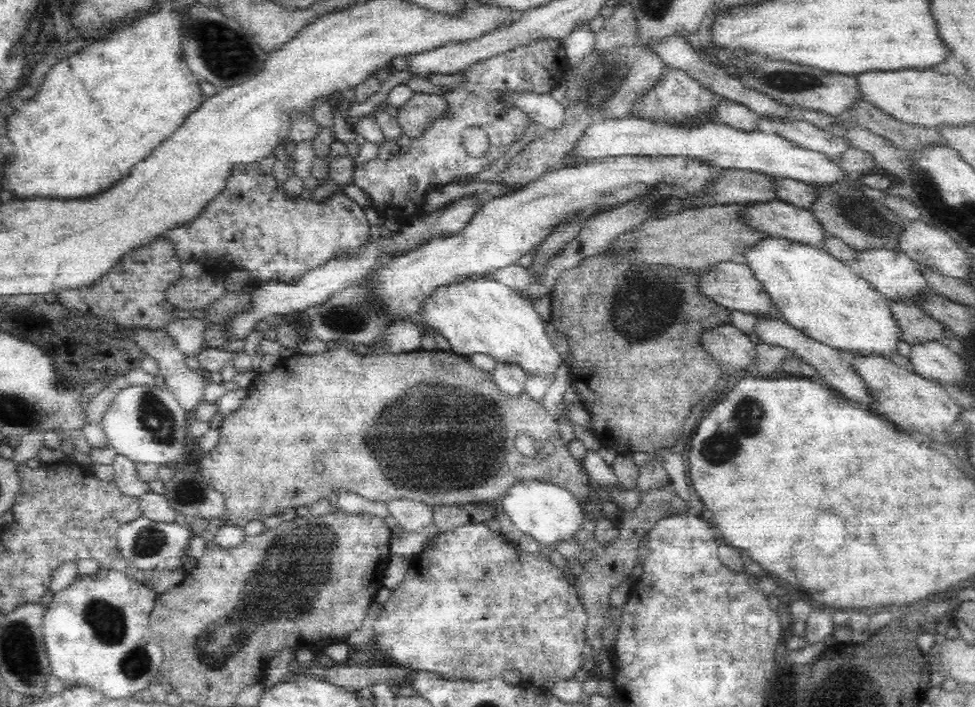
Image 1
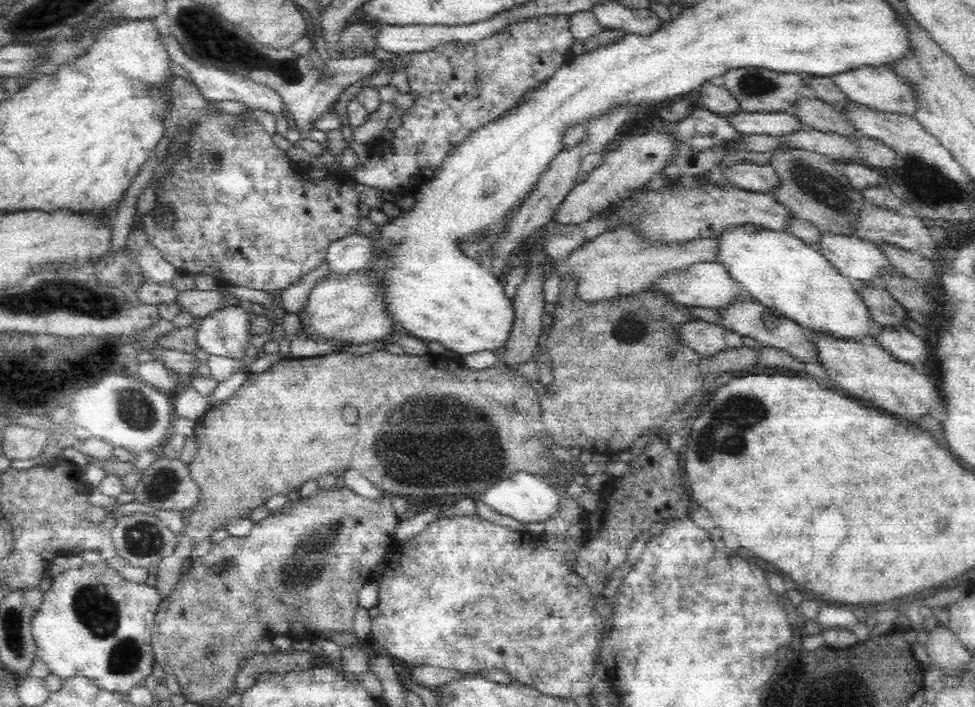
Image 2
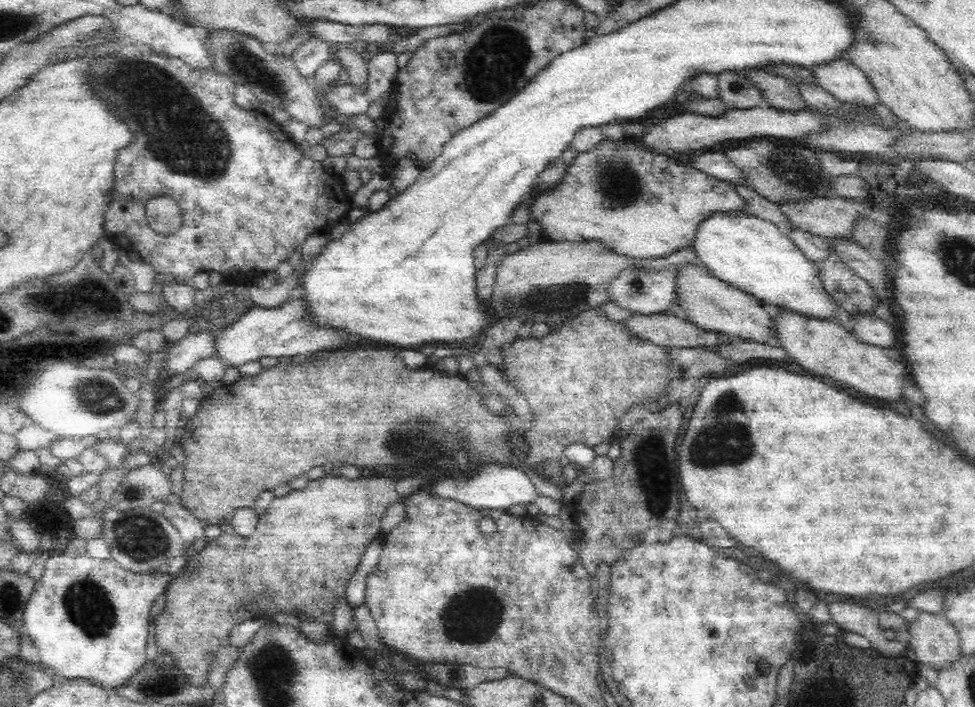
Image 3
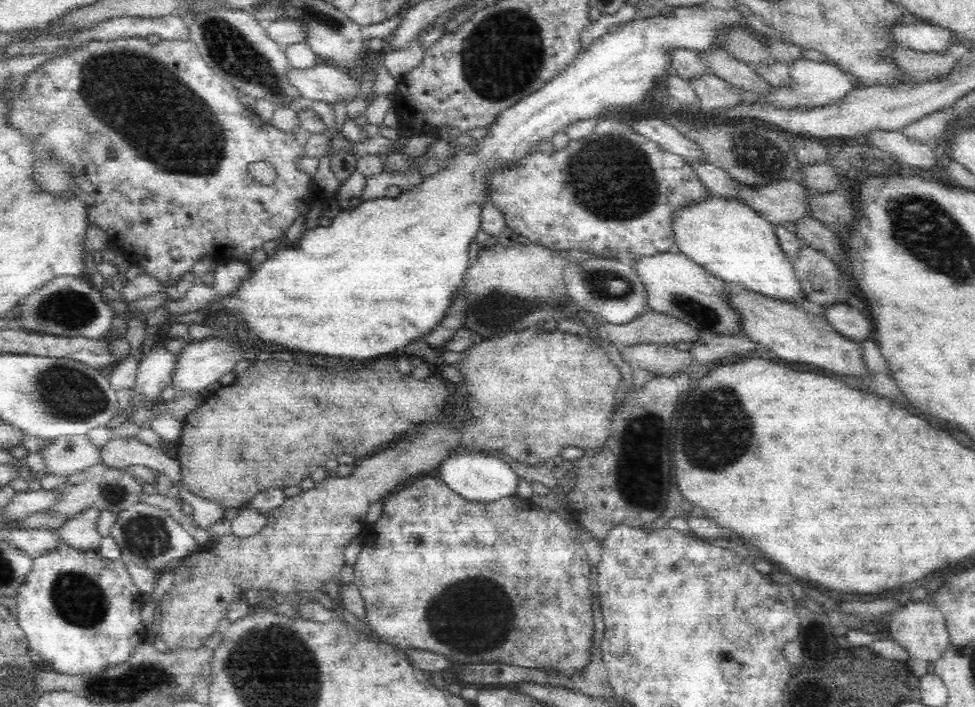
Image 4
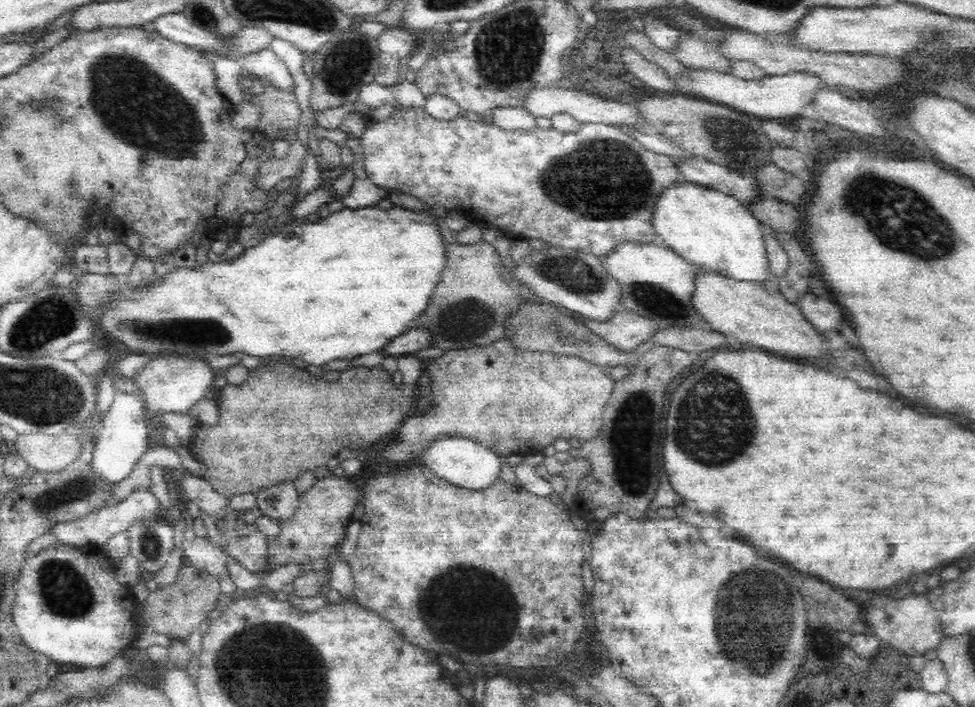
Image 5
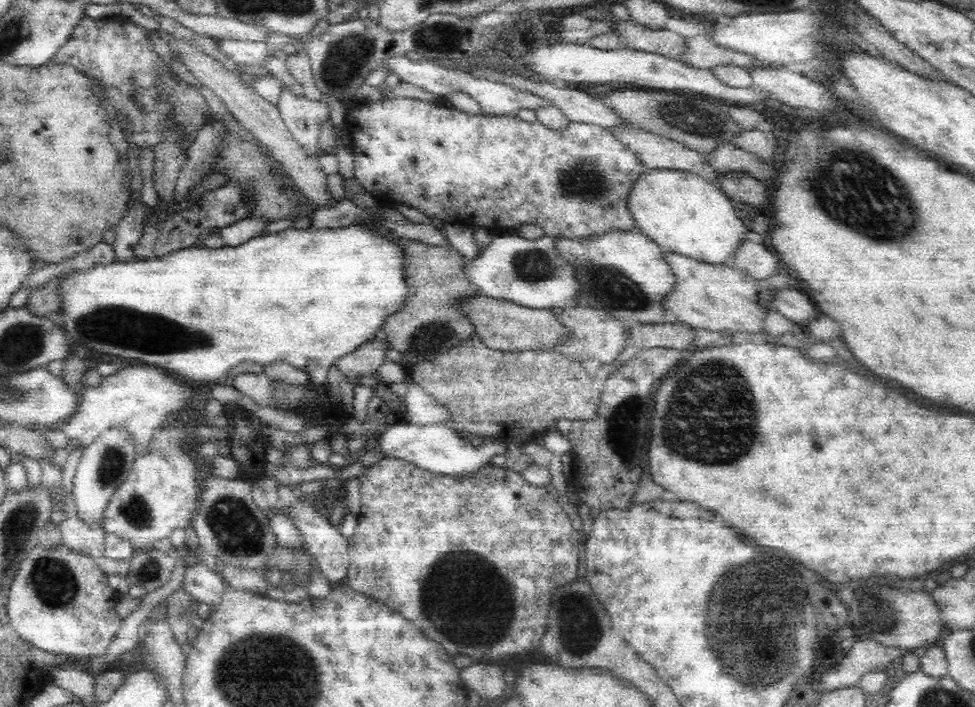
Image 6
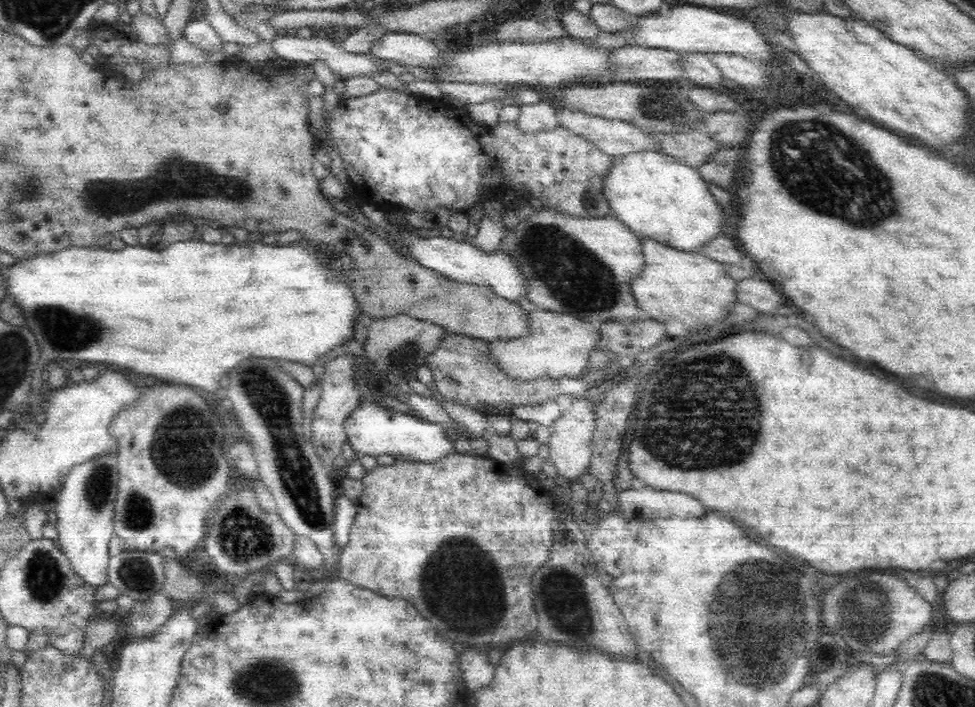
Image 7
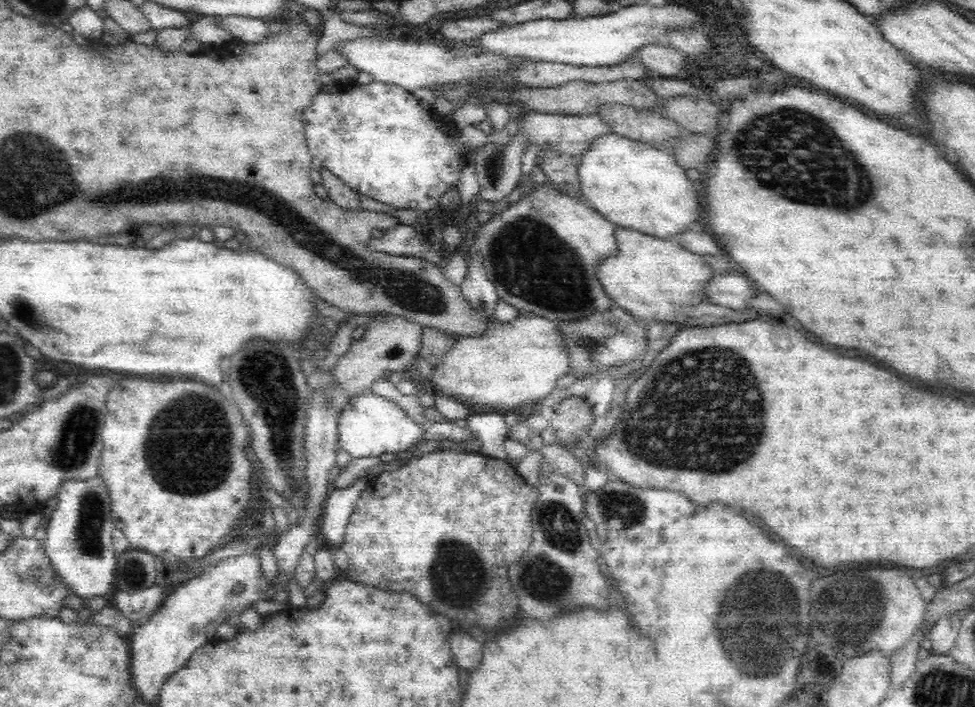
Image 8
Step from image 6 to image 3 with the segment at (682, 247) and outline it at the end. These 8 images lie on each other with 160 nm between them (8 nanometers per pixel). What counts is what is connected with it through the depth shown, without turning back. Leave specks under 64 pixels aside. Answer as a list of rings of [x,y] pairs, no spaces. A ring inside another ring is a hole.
[[[714,215],[700,227],[695,240],[695,252],[700,263],[709,268],[718,279],[729,282],[741,291],[754,295],[764,304],[786,309],[809,319],[838,320],[843,305],[835,299],[818,265],[794,242],[794,239],[773,222],[756,216]]]

